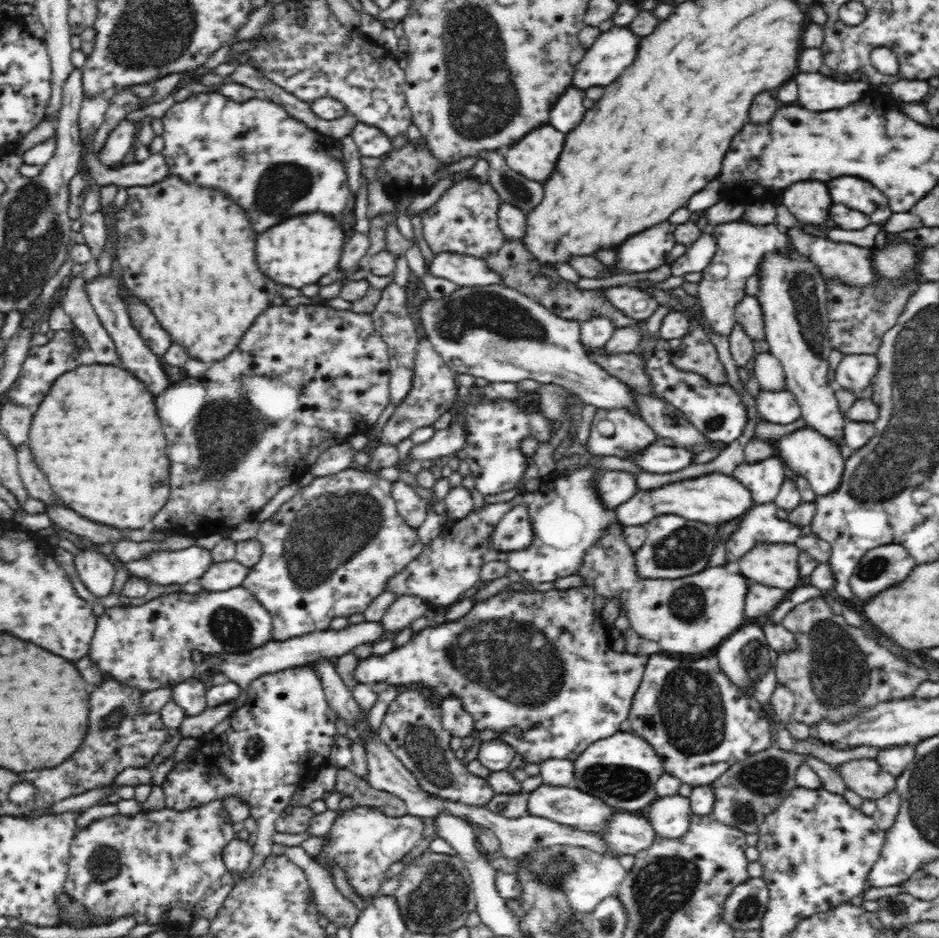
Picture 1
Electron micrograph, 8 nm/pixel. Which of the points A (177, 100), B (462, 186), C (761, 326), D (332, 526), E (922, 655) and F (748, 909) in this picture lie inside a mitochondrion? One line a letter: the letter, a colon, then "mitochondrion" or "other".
A: other
B: other
C: other
D: mitochondrion
E: other
F: mitochondrion

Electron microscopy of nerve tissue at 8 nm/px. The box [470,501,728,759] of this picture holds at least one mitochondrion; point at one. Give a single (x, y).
(683, 548)

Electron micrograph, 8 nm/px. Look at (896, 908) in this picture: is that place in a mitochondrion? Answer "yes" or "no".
yes

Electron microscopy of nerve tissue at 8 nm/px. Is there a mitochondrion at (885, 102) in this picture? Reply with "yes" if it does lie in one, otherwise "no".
no

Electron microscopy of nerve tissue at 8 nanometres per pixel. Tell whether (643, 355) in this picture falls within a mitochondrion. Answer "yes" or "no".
no

